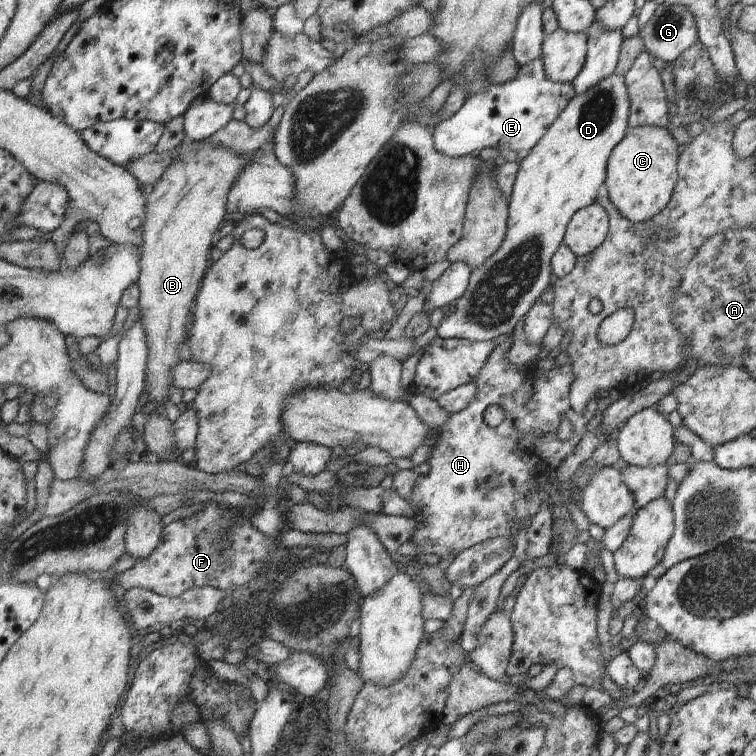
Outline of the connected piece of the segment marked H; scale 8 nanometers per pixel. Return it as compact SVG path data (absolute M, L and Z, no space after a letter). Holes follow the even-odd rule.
M512 334L511 335L504 335L504 338L500 340L500 344L496 344L496 348L492 348L492 354L488 356L488 360L486 360L486 364L482 368L480 368L480 372L478 372L478 376L472 380L472 383L474 383L474 386L476 386L476 394L472 396L472 402L469 402L468 406L464 408L464 410L460 410L460 412L456 412L454 414L450 414L450 418L445 421L445 423L438 427L436 430L439 433L438 440L435 441L434 446L432 446L430 457L427 461L421 463L416 470L419 473L419 476L416 479L415 486L413 488L413 491L407 499L405 499L410 505L417 508L416 515L414 516L414 520L418 522L416 524L416 530L414 530L414 536L408 540L408 542L413 543L419 550L420 554L435 554L438 555L439 558L448 558L450 554L453 554L456 556L457 554L460 554L463 550L466 550L467 548L472 548L472 546L476 546L477 544L482 544L482 542L486 542L486 540L492 540L492 538L510 538L513 537L511 534L511 527L513 525L517 525L518 530L523 529L525 526L530 526L532 524L532 518L540 512L540 508L544 506L544 504L548 504L550 506L550 510L552 510L552 541L551 545L552 548L558 548L560 550L561 556L564 557L566 552L572 548L576 544L576 536L578 536L579 531L576 530L576 526L574 525L574 522L572 522L572 516L570 516L570 512L568 512L568 504L560 504L560 505L554 505L549 503L550 495L543 489L543 484L540 482L540 478L544 477L546 481L548 481L553 487L556 488L557 492L560 492L563 499L573 500L575 499L575 492L579 489L580 495L582 496L582 492L584 492L584 488L588 486L588 480L590 480L590 476L596 472L596 467L587 467L587 466L580 466L578 470L576 470L575 474L572 475L566 482L560 483L558 481L558 472L560 466L562 466L562 460L563 458L570 456L572 452L574 452L575 445L577 442L582 440L582 437L585 435L586 426L588 425L588 422L594 418L594 412L596 412L598 408L598 402L599 398L592 399L587 405L586 410L582 412L582 414L576 414L574 410L572 410L572 405L569 401L569 390L571 388L571 382L572 382L572 375L573 375L573 368L572 364L568 362L567 364L563 364L562 366L555 366L554 368L546 371L537 371L535 368L531 367L530 365L527 365L528 368L525 370L525 373L521 373L520 370L518 370L519 366L516 364L512 364L508 362L508 360L504 357L504 354L512 348L513 340L512 340ZM488 406L500 406L502 410L504 410L504 420L502 420L502 423L496 427L488 426L486 422L484 422L484 411ZM568 418L570 420L570 424L572 424L572 430L574 430L574 433L572 434L572 438L569 440L559 440L558 439L558 426L560 426L560 420Z

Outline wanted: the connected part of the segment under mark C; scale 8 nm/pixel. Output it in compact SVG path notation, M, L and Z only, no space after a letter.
M636 126L629 128L620 144L612 149L604 184L610 202L624 218L633 223L646 222L668 206L678 182L680 150L677 145L667 129L660 126Z

